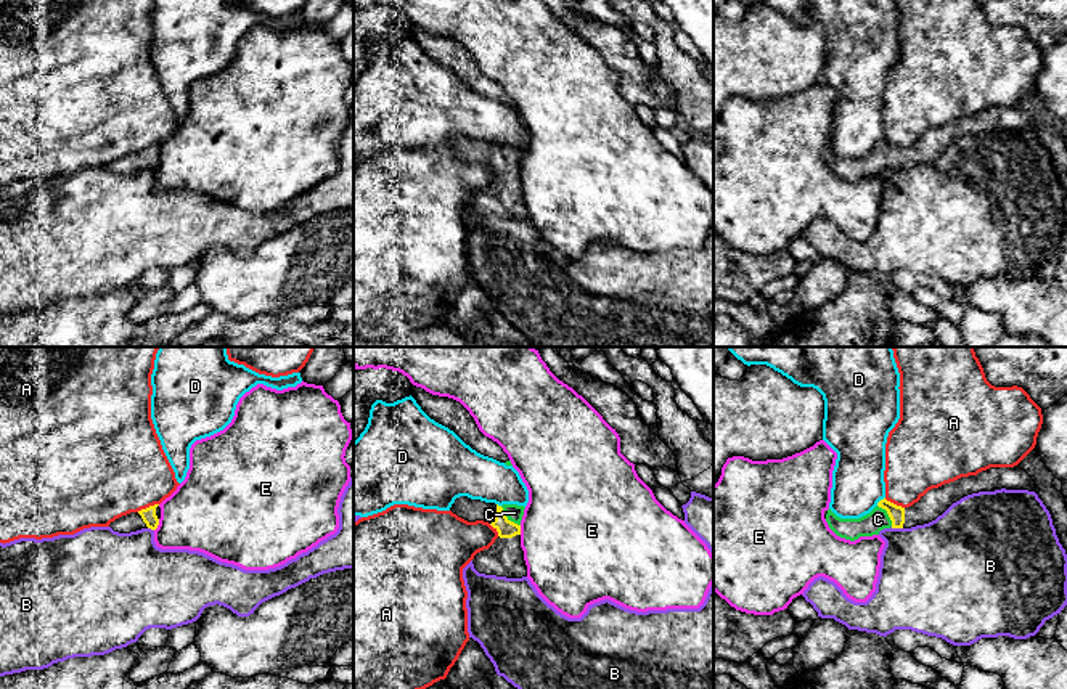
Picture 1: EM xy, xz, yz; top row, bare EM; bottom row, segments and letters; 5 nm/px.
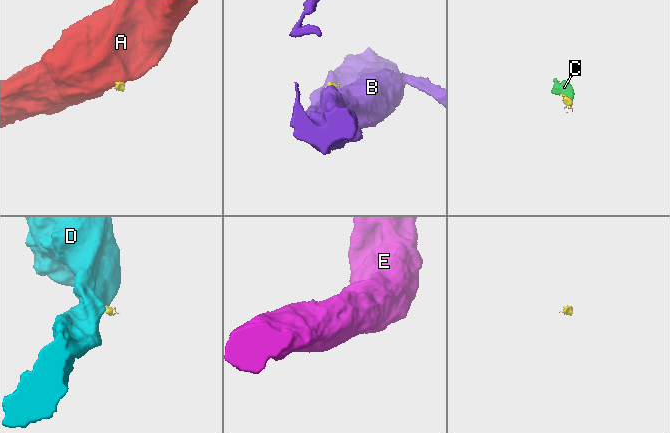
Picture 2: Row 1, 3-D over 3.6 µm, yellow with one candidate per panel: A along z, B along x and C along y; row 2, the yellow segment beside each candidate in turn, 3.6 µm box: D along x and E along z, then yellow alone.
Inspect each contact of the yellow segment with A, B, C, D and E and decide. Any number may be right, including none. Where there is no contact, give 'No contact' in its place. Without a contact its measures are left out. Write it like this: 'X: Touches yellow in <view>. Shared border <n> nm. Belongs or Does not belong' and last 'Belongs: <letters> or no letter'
A: Touches yellow in xy. Shared border 120 nm. Does not belong
B: Touches yellow in yz. Shared border 60 nm. Does not belong
C: Touches yellow in xz. Shared border 140 nm. Belongs
D: Touches yellow in yz. Shared border 60 nm. Does not belong
E: Touches yellow in xy. Shared border 70 nm. Does not belong
Belongs: C

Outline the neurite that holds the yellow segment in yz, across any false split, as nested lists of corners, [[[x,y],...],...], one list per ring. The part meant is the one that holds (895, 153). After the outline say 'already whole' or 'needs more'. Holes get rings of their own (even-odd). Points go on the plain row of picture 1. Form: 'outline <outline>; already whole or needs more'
outline [[[990,108],[977,116],[961,117],[938,128],[929,130],[910,148],[897,146],[885,138],[860,159],[840,159],[831,149],[824,151],[829,169],[840,178],[855,181],[860,177],[879,175],[884,169],[911,169],[924,165],[942,156],[961,138],[995,130],[1028,130],[1036,133],[1032,117],[1020,108]]]; needs more

